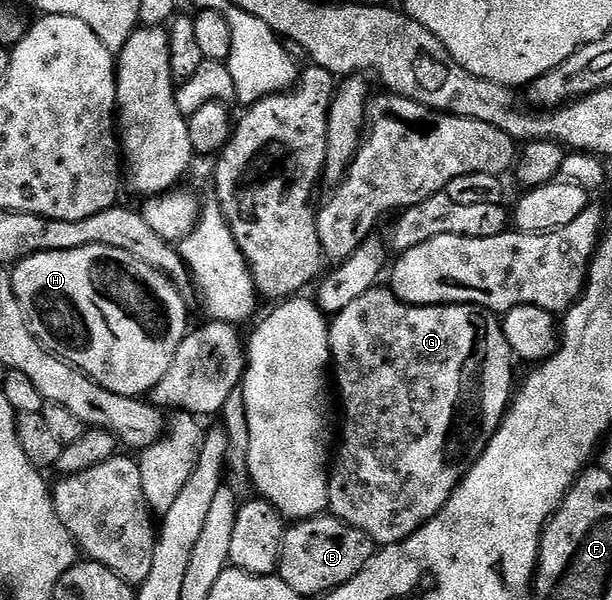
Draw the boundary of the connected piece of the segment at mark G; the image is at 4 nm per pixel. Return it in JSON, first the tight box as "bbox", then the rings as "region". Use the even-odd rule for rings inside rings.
{"bbox":[328,289,514,545],"region":[[[373,289],[362,293],[362,297],[358,297],[358,301],[350,301],[350,305],[346,305],[346,309],[342,309],[331,320],[328,336],[330,337],[330,349],[332,350],[332,362],[330,364],[331,370],[334,372],[334,391],[340,394],[340,407],[344,410],[344,444],[340,448],[335,448],[334,462],[330,467],[330,474],[328,476],[328,511],[332,518],[342,520],[346,525],[350,525],[354,529],[358,529],[362,533],[366,533],[366,537],[370,537],[373,544],[387,545],[389,543],[401,543],[404,539],[408,539],[424,524],[431,521],[431,519],[438,514],[446,505],[446,501],[456,491],[456,486],[463,481],[468,470],[475,465],[476,458],[480,456],[480,452],[486,449],[490,436],[493,435],[500,428],[501,421],[504,420],[504,415],[508,411],[508,405],[512,402],[512,396],[514,394],[514,383],[512,387],[512,363],[514,364],[514,356],[510,345],[506,341],[504,336],[504,329],[501,320],[497,318],[491,311],[485,311],[483,307],[473,307],[470,303],[449,303],[447,305],[441,305],[439,307],[416,307],[413,303],[404,303],[393,295],[391,290]]]}

